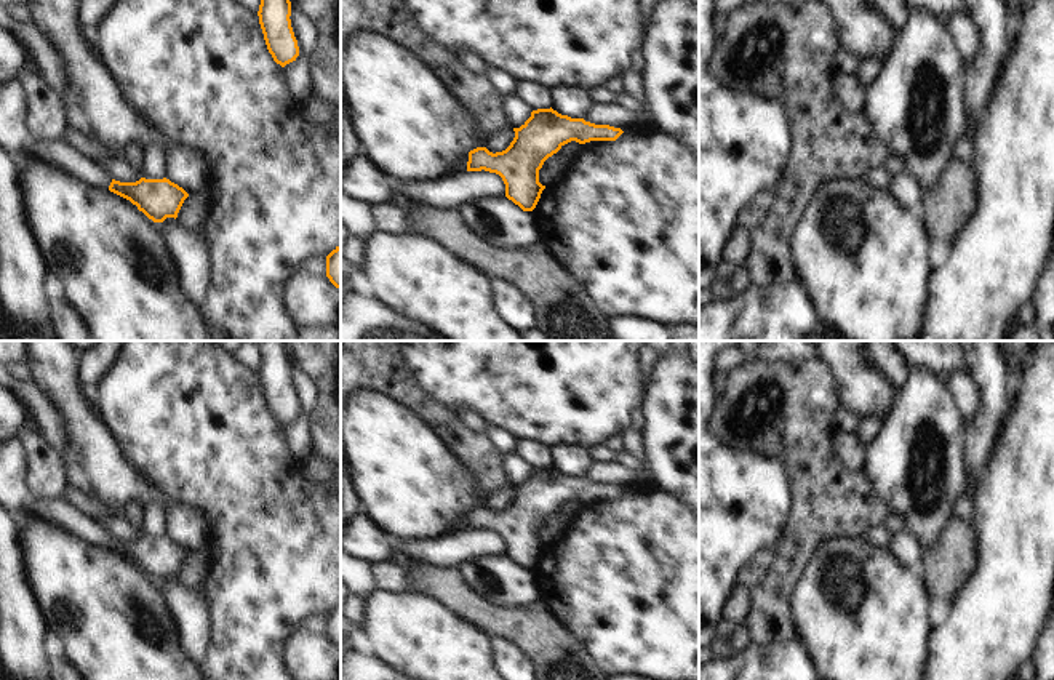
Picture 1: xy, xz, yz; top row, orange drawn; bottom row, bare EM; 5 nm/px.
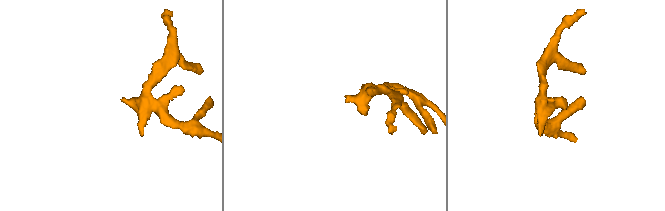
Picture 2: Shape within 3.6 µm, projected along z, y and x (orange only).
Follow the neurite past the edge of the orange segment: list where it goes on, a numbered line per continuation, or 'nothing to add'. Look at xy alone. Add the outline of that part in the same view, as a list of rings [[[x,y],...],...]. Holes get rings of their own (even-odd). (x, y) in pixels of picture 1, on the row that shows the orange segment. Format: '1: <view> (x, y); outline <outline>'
1: xy (59, 154); outline [[[64,138],[43,142],[29,141],[26,152],[101,192],[109,190],[112,178],[96,162],[67,144]]]

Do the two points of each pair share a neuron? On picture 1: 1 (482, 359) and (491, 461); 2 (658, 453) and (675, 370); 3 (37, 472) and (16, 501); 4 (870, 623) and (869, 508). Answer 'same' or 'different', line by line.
1: different
2: same
3: different
4: different

